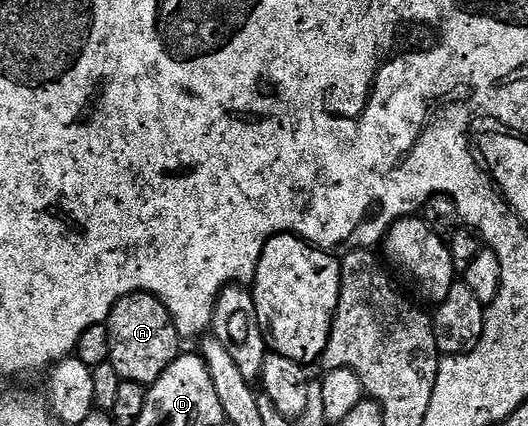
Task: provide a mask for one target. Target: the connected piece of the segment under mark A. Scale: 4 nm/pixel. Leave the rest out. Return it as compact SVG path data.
M151 293L125 295L105 324L109 331L109 365L115 368L116 378L150 387L181 352L181 338L169 311Z

